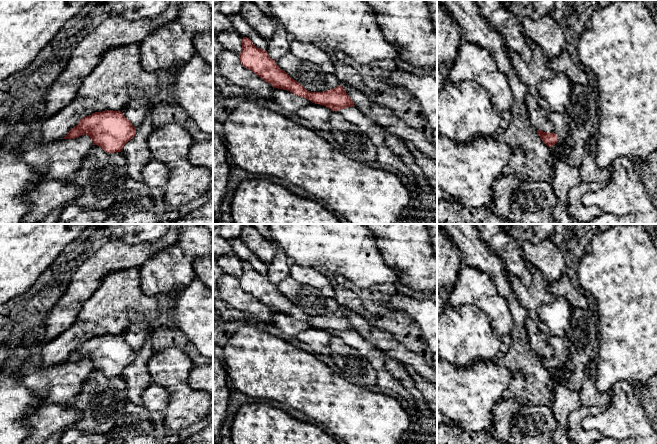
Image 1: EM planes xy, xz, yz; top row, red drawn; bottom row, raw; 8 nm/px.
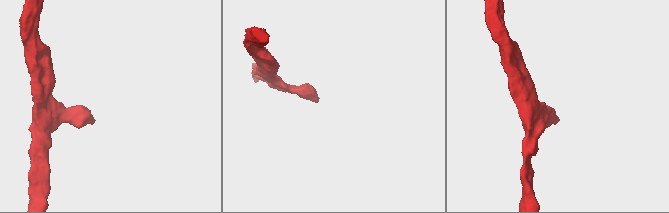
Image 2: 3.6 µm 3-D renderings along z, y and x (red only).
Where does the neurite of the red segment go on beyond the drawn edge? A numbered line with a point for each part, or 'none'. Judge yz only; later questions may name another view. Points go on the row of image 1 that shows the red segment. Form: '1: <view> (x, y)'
1: yz (561, 126)

